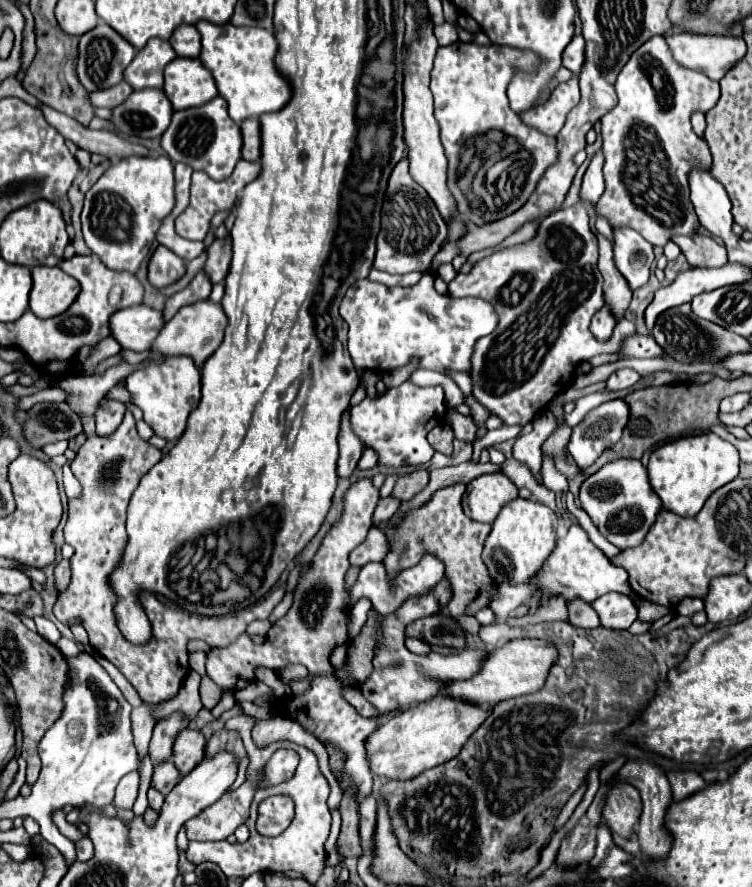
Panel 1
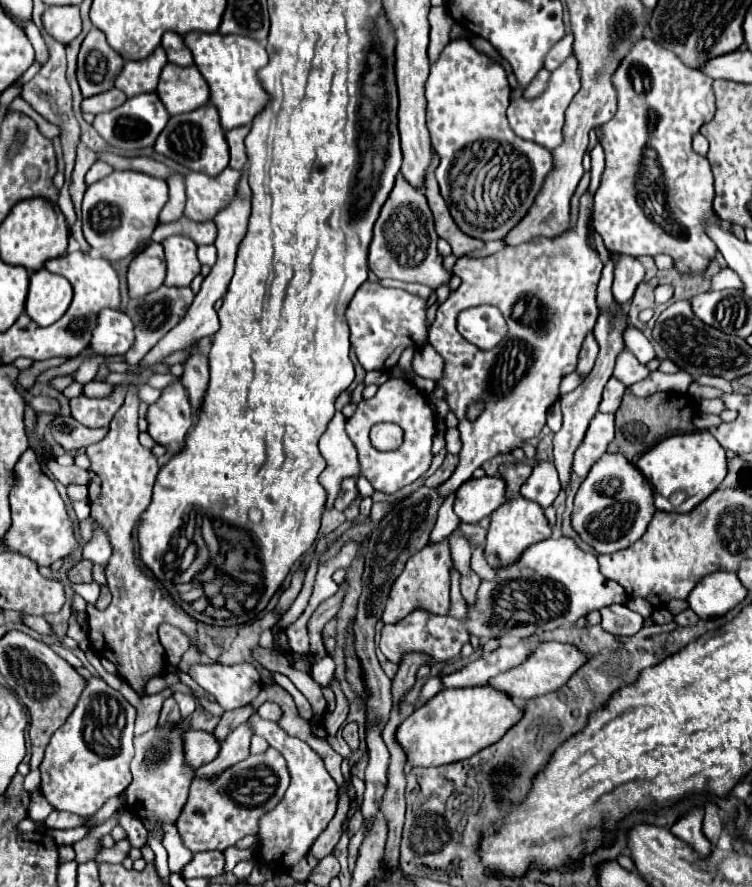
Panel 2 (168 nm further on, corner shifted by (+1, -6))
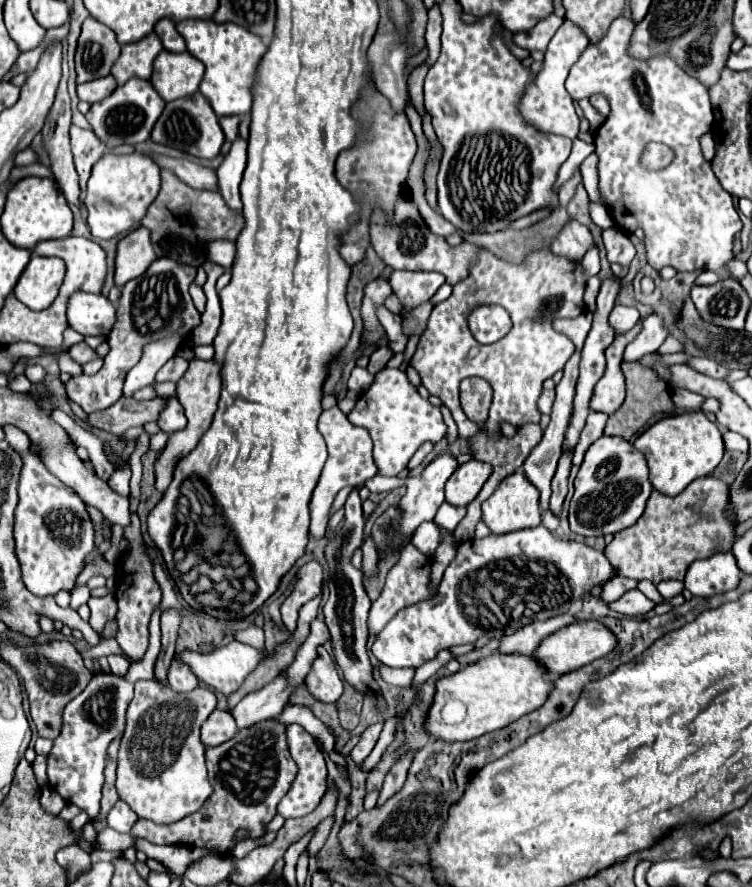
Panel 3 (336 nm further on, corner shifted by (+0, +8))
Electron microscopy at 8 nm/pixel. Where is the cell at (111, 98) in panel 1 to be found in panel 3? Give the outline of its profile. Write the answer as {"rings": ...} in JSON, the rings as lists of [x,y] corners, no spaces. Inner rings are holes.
{"rings":[[[106,76],[106,78],[98,78],[98,80],[92,80],[92,82],[86,82],[86,84],[80,84],[78,86],[78,98],[88,102],[88,104],[94,104],[94,102],[100,102],[104,100],[108,94],[112,94],[112,90],[116,88],[116,80],[112,76]]]}

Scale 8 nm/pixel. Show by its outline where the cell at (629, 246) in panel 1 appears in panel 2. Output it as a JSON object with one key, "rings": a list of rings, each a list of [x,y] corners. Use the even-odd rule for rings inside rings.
{"rings":[[[617,254],[615,258],[615,282],[613,298],[619,304],[625,304],[633,298],[637,286],[645,280],[645,266],[629,254]]]}

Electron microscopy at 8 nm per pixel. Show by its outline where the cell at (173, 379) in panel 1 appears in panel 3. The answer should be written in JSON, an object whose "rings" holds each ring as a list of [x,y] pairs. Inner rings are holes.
{"rings":[[[172,396],[168,398],[168,408],[164,408],[164,412],[160,412],[160,420],[158,420],[160,430],[164,430],[166,434],[178,432],[186,426],[186,416],[184,416],[184,408],[180,408],[180,402]]]}

